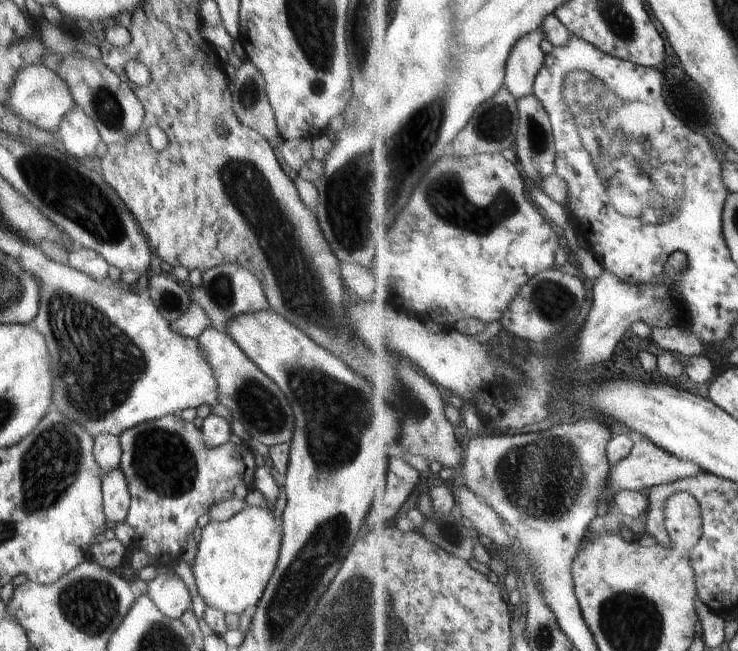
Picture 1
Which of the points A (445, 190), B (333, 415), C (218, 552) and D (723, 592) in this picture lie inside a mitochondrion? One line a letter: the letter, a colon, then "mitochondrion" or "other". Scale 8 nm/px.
A: mitochondrion
B: mitochondrion
C: other
D: other

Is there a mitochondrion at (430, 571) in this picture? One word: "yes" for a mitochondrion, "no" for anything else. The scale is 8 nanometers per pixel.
no

